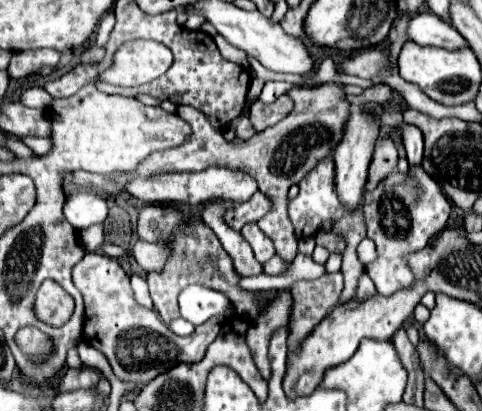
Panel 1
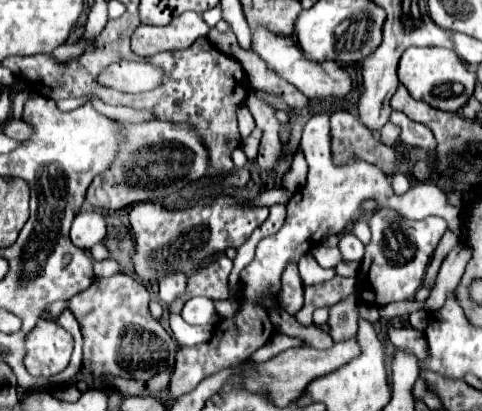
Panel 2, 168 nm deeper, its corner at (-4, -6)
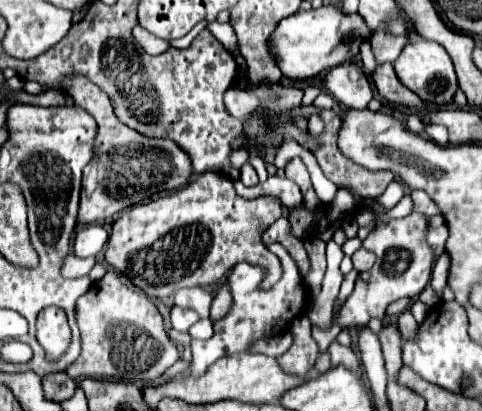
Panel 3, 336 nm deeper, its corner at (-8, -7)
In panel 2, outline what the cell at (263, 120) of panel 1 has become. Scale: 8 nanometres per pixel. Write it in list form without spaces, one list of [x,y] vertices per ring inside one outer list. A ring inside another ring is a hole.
[[[254,128],[252,134],[242,140],[242,150],[244,154],[248,156],[248,160],[254,160],[258,156],[258,148],[260,148],[260,140],[262,140],[262,130],[260,128]]]

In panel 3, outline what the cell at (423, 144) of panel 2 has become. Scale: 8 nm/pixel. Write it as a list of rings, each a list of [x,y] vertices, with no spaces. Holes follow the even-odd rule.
[[[428,125],[426,133],[432,141],[436,141],[438,145],[446,145],[448,143],[448,131],[444,125]]]

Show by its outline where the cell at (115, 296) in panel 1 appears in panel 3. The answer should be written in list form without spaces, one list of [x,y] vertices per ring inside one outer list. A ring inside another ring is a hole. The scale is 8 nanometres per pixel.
[[[108,271],[76,301],[76,325],[80,329],[82,349],[80,359],[68,367],[72,379],[152,381],[180,359],[176,345],[164,333],[162,315],[156,305],[116,271]]]

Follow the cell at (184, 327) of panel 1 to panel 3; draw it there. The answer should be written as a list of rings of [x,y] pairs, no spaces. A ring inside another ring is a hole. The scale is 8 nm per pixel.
[[[200,319],[200,321],[196,321],[192,327],[190,327],[190,331],[188,331],[194,339],[208,339],[214,331],[212,331],[212,321],[210,319]]]

